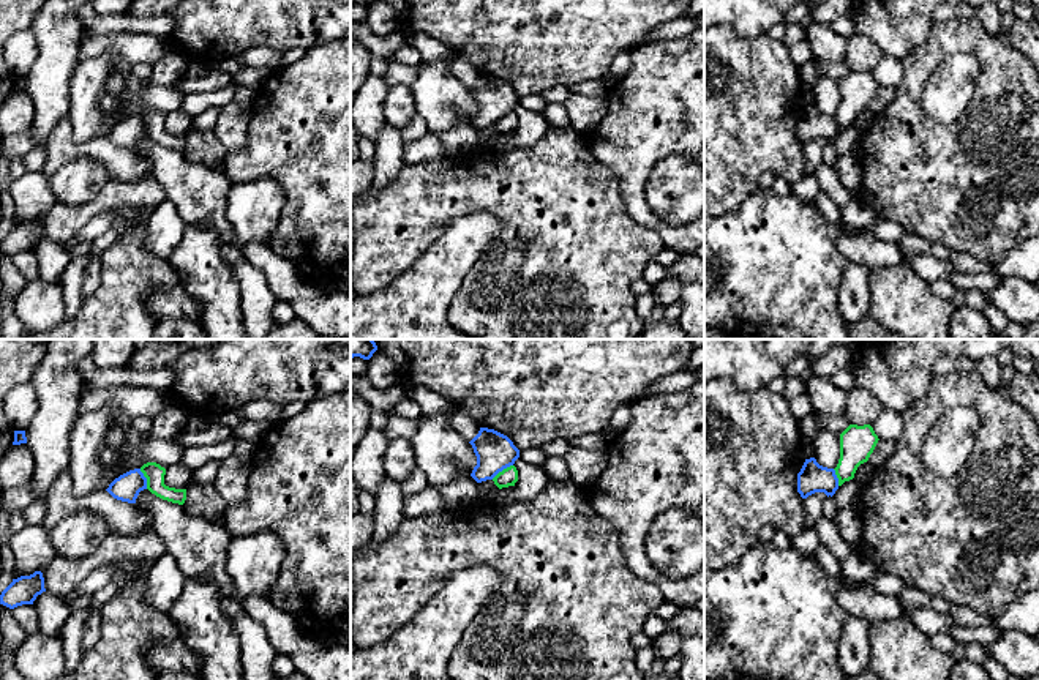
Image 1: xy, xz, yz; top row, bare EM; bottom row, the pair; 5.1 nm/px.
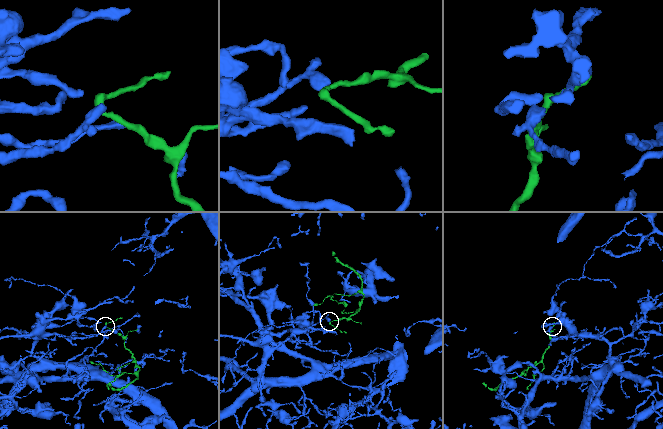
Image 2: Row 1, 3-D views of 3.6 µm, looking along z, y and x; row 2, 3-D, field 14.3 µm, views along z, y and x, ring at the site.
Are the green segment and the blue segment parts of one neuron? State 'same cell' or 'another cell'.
another cell

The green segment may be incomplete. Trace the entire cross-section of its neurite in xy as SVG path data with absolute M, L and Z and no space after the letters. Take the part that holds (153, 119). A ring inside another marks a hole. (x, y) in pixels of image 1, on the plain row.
M147 109L141 114L147 125L147 136L156 144L183 151L186 147L186 136L175 136L164 131L166 115L156 109Z

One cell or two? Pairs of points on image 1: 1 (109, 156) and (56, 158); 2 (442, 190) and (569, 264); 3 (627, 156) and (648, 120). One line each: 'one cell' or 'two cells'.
1: one cell
2: one cell
3: one cell

